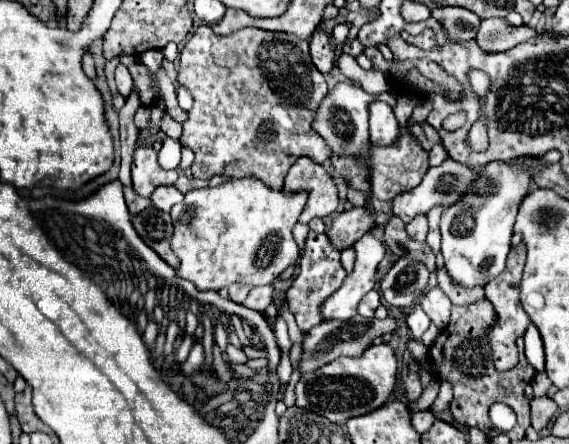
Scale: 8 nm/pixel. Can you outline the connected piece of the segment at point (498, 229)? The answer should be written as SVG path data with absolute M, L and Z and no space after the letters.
M491 161L479 171L479 179L473 183L467 195L459 203L443 211L441 253L445 259L445 269L457 285L467 289L485 287L505 269L517 207L529 191L529 179L531 173L523 165Z

